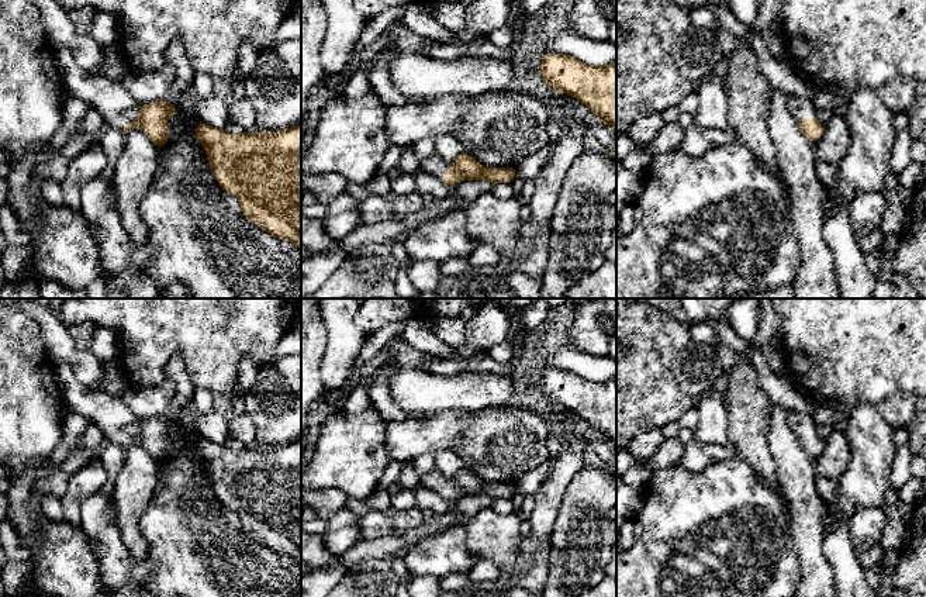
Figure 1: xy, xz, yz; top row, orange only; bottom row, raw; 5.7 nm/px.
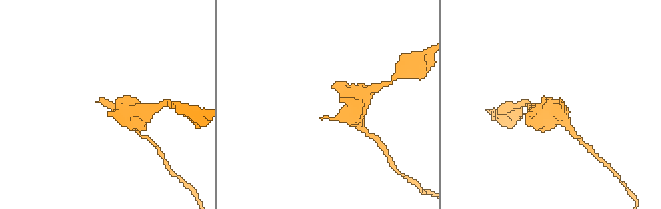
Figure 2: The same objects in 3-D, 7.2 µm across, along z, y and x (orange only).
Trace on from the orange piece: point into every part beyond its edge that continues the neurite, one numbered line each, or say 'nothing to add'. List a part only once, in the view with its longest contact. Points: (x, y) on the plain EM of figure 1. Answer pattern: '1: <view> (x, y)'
1: xy (118, 424)

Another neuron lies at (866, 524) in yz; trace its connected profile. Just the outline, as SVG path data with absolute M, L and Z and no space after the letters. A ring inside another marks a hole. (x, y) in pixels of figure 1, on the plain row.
M884 507L858 508L849 521L854 546L870 548L880 543L887 515Z

